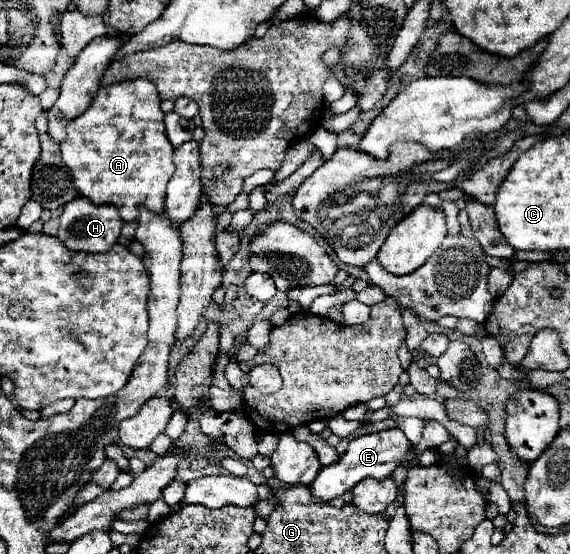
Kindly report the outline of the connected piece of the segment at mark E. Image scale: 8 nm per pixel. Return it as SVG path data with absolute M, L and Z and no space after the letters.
M390 428L390 430L382 430L382 432L352 438L350 444L348 444L348 450L344 452L344 456L340 456L338 462L322 468L318 478L310 484L310 490L320 502L330 502L332 498L340 498L346 490L356 486L364 478L374 478L378 482L386 480L394 474L394 470L406 458L410 446L412 446L410 440L398 428Z

